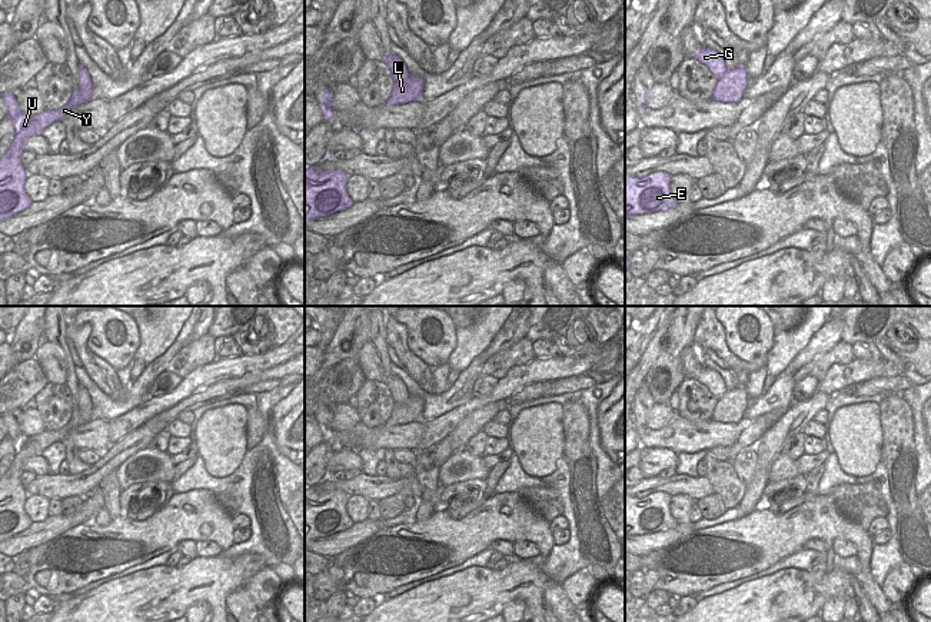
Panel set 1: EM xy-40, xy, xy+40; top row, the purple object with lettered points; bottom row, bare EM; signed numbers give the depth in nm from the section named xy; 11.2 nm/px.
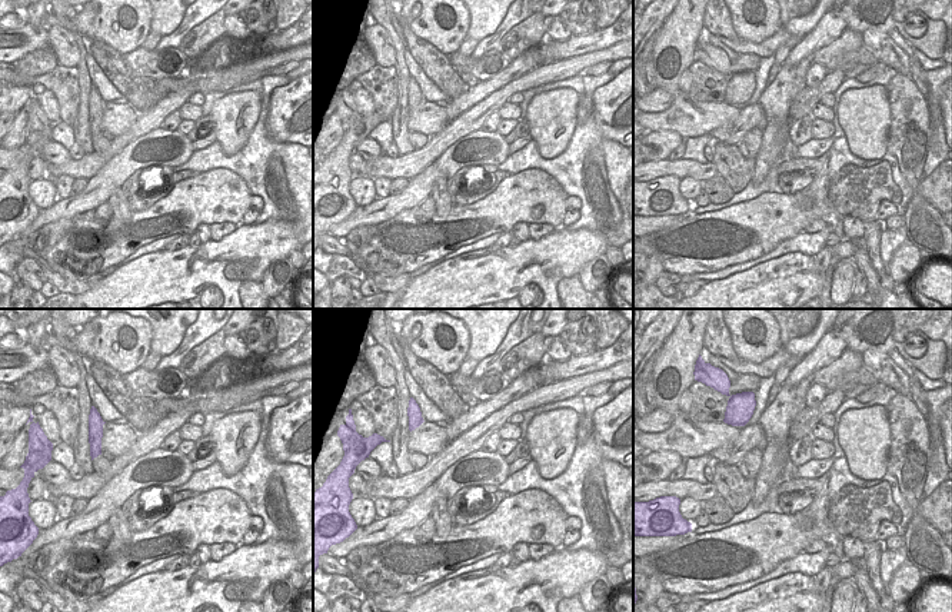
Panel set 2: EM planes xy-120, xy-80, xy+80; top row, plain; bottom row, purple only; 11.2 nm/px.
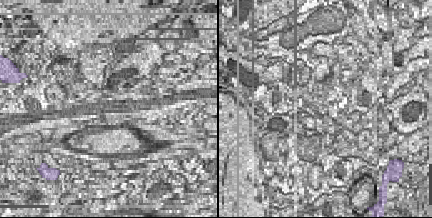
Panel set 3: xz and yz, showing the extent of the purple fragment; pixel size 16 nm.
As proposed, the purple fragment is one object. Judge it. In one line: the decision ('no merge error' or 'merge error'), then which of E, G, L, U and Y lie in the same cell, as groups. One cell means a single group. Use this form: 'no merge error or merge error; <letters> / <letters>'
merge error; E L U Y / G

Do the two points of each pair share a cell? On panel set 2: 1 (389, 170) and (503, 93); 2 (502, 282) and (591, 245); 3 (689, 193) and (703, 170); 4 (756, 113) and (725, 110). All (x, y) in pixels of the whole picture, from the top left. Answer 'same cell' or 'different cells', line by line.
1: same cell
2: same cell
3: different cells
4: different cells

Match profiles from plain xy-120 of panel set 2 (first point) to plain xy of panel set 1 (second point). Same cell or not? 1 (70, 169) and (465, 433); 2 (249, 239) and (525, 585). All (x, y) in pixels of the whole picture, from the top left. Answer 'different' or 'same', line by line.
1: different
2: same

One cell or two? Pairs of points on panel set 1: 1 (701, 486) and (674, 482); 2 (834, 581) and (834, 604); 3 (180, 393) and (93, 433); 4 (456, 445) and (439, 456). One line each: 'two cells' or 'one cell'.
1: one cell
2: two cells
3: two cells
4: one cell

